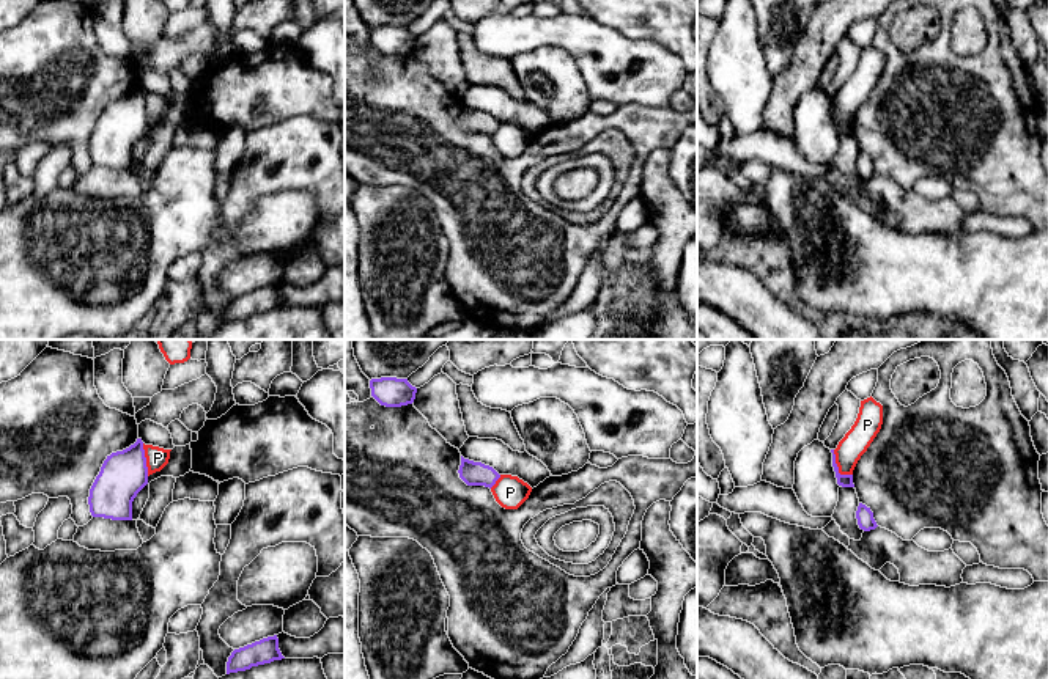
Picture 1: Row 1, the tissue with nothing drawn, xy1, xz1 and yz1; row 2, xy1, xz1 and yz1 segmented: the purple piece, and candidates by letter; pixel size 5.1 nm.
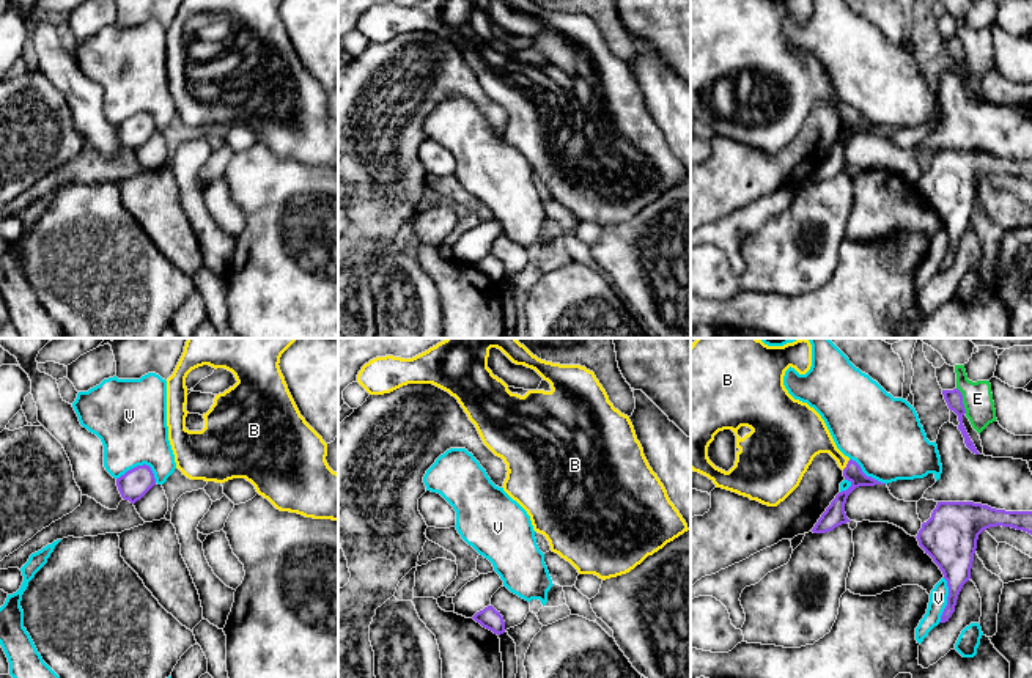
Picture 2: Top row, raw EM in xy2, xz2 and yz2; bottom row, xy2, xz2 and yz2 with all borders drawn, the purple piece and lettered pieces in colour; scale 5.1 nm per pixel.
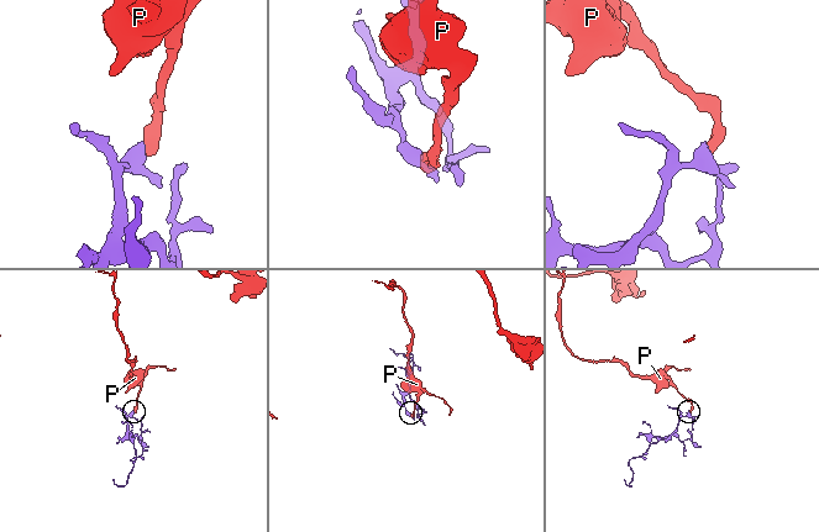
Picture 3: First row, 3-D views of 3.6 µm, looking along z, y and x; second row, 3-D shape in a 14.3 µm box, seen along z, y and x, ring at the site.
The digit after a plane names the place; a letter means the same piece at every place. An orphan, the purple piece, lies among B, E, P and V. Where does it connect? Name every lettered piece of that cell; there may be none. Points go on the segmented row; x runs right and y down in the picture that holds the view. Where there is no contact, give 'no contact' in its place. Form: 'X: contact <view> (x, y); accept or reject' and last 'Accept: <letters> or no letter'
B: contact yz2 (847, 464); accept
E: contact yz2 (961, 400); reject
P: contact yz1 (837, 467); reject
V: contact xy2 (140, 466); reject
Accept: B

